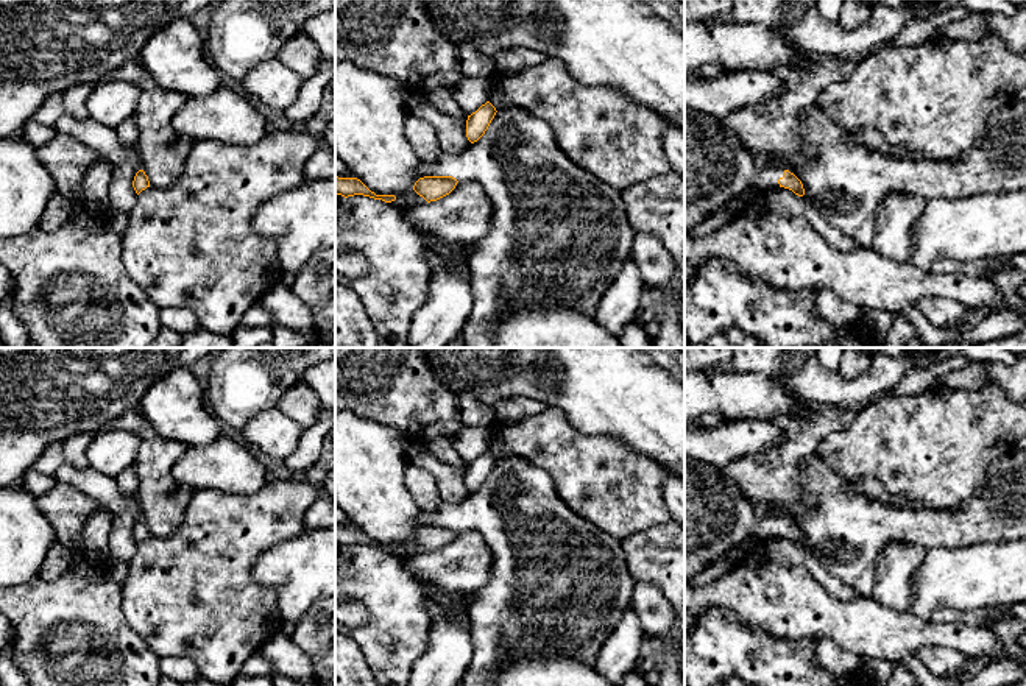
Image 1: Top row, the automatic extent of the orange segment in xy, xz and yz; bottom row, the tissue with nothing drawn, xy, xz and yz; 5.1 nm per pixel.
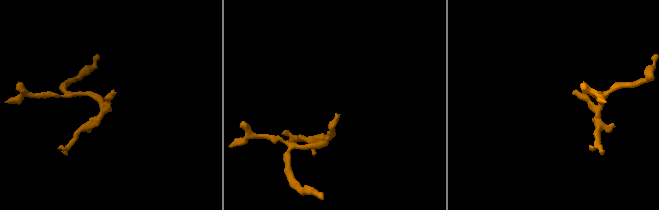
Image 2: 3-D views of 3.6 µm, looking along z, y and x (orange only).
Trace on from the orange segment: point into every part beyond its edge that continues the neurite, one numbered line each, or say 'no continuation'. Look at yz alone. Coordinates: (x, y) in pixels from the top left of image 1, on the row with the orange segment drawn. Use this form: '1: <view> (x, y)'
1: yz (718, 167)

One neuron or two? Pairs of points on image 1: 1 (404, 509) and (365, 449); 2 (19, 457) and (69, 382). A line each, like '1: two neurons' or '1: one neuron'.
1: one neuron
2: one neuron

